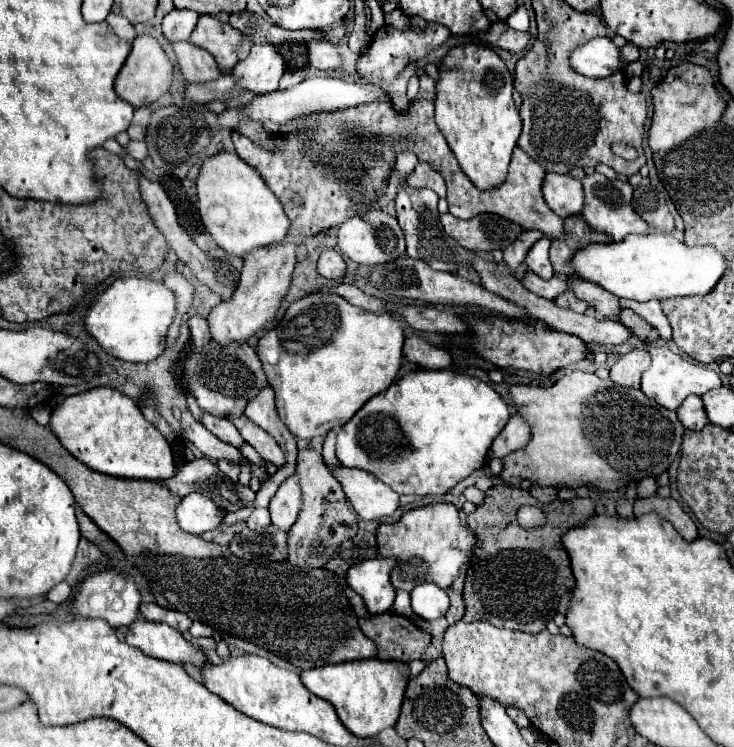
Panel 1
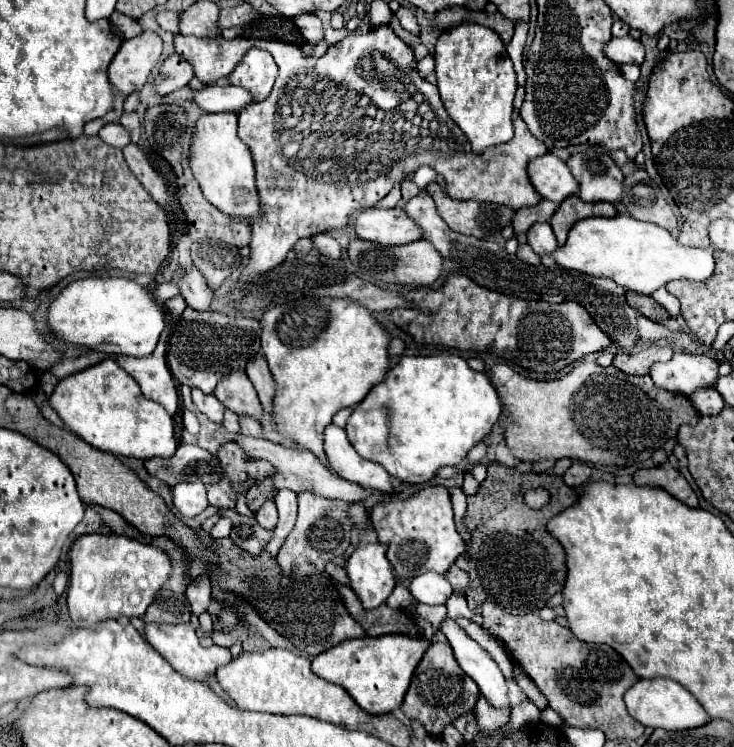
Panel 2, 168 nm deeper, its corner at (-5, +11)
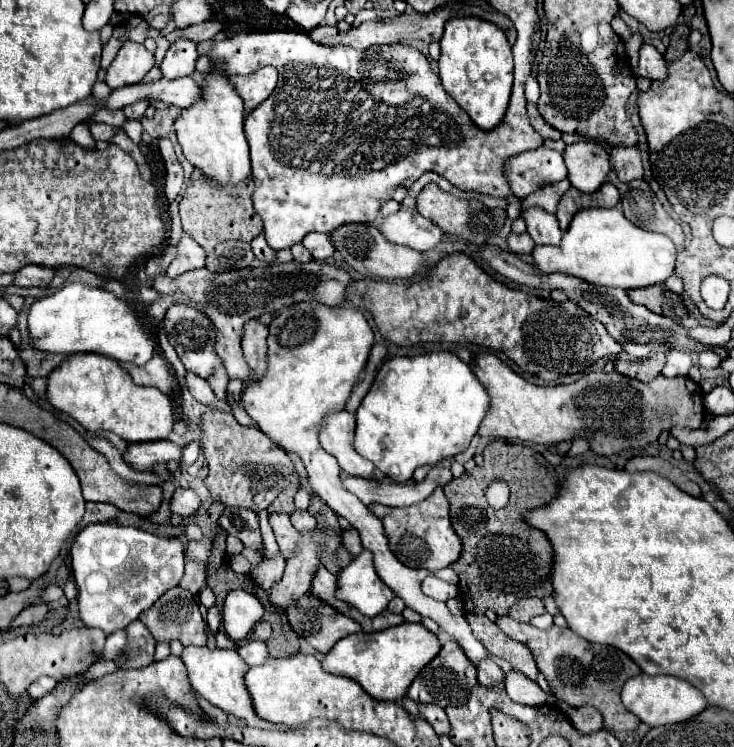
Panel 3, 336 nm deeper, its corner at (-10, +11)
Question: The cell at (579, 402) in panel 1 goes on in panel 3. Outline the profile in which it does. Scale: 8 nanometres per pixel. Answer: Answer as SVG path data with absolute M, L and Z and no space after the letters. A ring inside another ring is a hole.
M491 353L475 355L471 369L491 397L491 409L479 427L479 435L505 439L507 443L521 441L553 445L571 441L581 431L589 431L591 451L611 457L621 451L641 451L649 443L657 441L661 431L669 431L671 427L699 429L705 419L701 387L683 377L667 379L659 375L651 383L643 383L623 377L615 369L611 373L599 369L583 375L571 385L539 387L519 377Z

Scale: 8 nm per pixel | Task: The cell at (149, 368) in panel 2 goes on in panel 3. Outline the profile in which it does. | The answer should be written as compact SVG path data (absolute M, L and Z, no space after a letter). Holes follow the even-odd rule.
M153 355L153 359L143 367L137 367L137 365L131 365L131 363L121 363L121 367L133 377L133 381L137 385L157 387L165 395L171 395L173 387L177 383L177 379L171 373L169 363L161 355Z

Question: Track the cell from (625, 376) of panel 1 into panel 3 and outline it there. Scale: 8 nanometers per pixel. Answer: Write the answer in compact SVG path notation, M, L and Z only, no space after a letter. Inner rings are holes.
M655 353L653 357L643 361L623 361L623 359L615 361L615 369L619 373L639 381L651 381L661 373L663 365L665 365L665 353Z

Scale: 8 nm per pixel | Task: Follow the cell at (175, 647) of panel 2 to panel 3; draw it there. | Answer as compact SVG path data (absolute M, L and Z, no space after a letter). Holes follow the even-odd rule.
M187 645L183 649L183 655L181 655L185 667L187 667L187 673L189 673L189 681L191 681L191 687L201 695L205 697L211 705L223 709L225 713L231 713L235 717L241 717L247 721L247 725L251 727L259 727L259 729L285 729L283 725L273 725L273 723L267 723L267 721L261 721L255 711L253 711L253 705L251 705L251 697L249 697L249 691L247 687L241 687L243 685L243 675L247 671L247 663L241 659L241 655L237 653L237 649L207 649L207 647L195 647L195 645Z

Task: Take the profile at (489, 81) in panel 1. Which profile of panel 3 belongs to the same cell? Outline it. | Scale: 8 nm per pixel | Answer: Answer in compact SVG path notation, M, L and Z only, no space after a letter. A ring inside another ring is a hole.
M477 17L449 19L441 39L439 77L445 91L469 113L479 129L495 129L507 113L513 87L513 55L505 33L497 25Z

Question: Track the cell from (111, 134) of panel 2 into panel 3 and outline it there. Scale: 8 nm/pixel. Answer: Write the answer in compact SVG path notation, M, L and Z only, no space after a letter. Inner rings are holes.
M89 123L89 129L91 129L91 135L95 137L95 139L99 139L99 141L111 141L113 139L113 135L117 133L117 129L115 127L111 127L111 125L105 125L105 123Z

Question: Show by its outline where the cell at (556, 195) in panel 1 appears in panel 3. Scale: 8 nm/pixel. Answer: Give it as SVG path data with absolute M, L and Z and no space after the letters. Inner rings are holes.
M539 147L511 157L511 161L507 161L507 179L513 195L525 199L543 185L553 185L567 179L567 165L561 153Z

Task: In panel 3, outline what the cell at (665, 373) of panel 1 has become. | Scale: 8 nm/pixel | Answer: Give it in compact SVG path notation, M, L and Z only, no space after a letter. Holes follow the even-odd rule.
M671 349L671 351L667 353L667 363L665 363L661 375L671 377L671 379L673 379L673 377L687 377L687 373L689 373L691 367L693 367L693 357L691 357L691 353L681 351L681 349Z

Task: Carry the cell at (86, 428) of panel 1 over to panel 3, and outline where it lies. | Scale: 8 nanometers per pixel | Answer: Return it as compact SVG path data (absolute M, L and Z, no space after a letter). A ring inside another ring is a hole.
M81 353L65 359L47 383L49 403L71 415L91 433L109 431L127 443L135 441L161 441L173 431L171 399L155 387L139 387L131 375L119 367L115 359L97 353Z

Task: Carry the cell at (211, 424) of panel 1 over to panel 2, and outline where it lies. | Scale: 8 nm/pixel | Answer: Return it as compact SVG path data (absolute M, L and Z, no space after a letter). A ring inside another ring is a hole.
M192 387L192 401L194 405L212 421L216 423L222 423L222 415L224 415L224 405L214 397L214 395L208 395L208 393L202 393L200 389L194 389Z

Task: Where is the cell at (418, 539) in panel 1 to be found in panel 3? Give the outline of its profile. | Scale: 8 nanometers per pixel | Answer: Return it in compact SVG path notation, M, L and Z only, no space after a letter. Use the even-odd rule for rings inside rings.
M443 487L435 489L425 501L415 503L411 507L387 507L387 505L373 503L369 509L373 515L377 515L383 521L385 535L389 539L389 549L403 565L415 569L439 571L459 559L461 541L451 525L449 501L443 493Z

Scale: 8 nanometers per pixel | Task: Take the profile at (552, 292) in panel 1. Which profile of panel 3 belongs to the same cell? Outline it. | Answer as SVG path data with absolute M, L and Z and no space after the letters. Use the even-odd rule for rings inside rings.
M511 233L507 237L507 245L517 255L529 255L535 249L535 243L533 243L533 239L527 233L523 233L523 235L513 235Z

